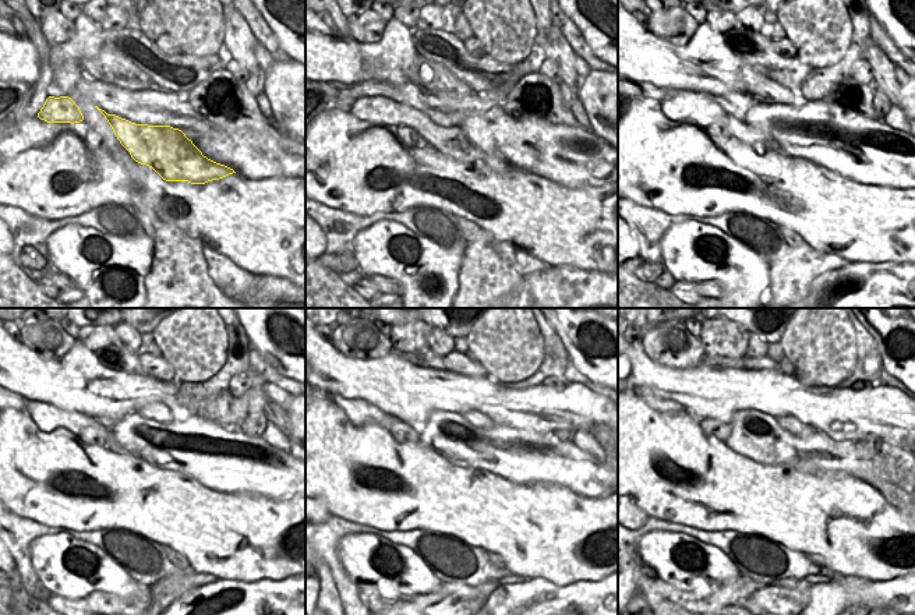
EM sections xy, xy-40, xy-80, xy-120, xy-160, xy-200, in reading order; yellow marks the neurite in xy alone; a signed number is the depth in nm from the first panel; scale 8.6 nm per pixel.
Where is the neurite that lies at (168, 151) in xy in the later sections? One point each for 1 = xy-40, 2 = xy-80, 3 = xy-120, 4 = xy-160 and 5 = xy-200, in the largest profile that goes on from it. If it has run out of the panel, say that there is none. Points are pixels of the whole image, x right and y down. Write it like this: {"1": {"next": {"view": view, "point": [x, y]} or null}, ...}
{"1": {"next": {"view": "xy-40", "point": [451, 141]}}, "2": {"next": {"view": "xy-80", "point": [698, 106]}}, "3": {"next": {"view": "xy-120", "point": [48, 417]}}, "4": {"next": {"view": "xy-160", "point": [359, 413]}}, "5": {"next": {"view": "xy-200", "point": [649, 395]}}}

